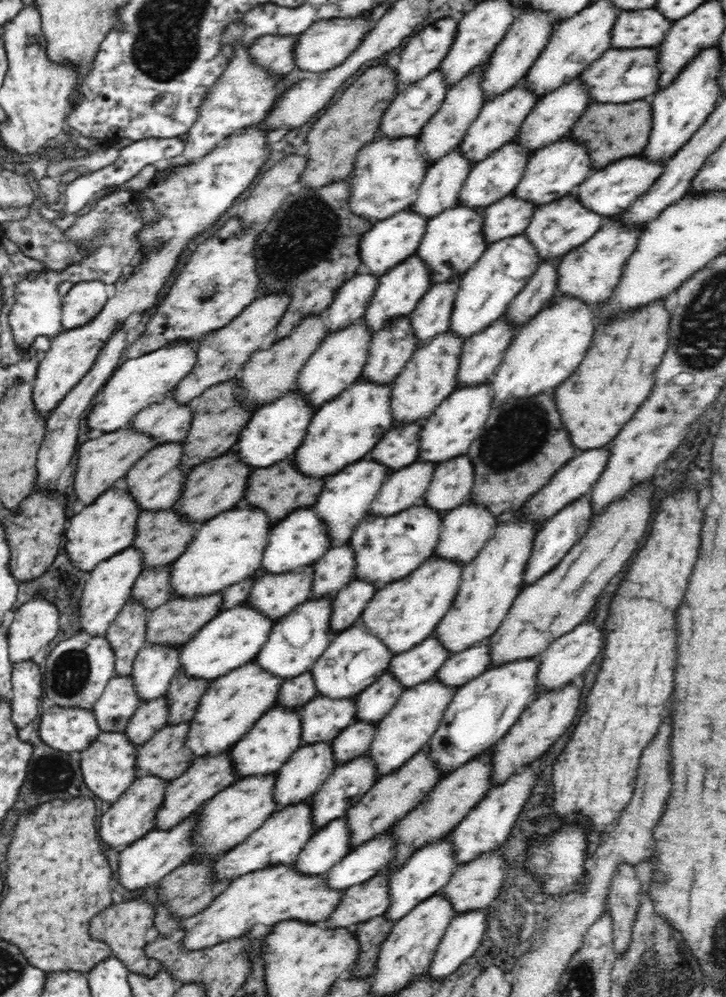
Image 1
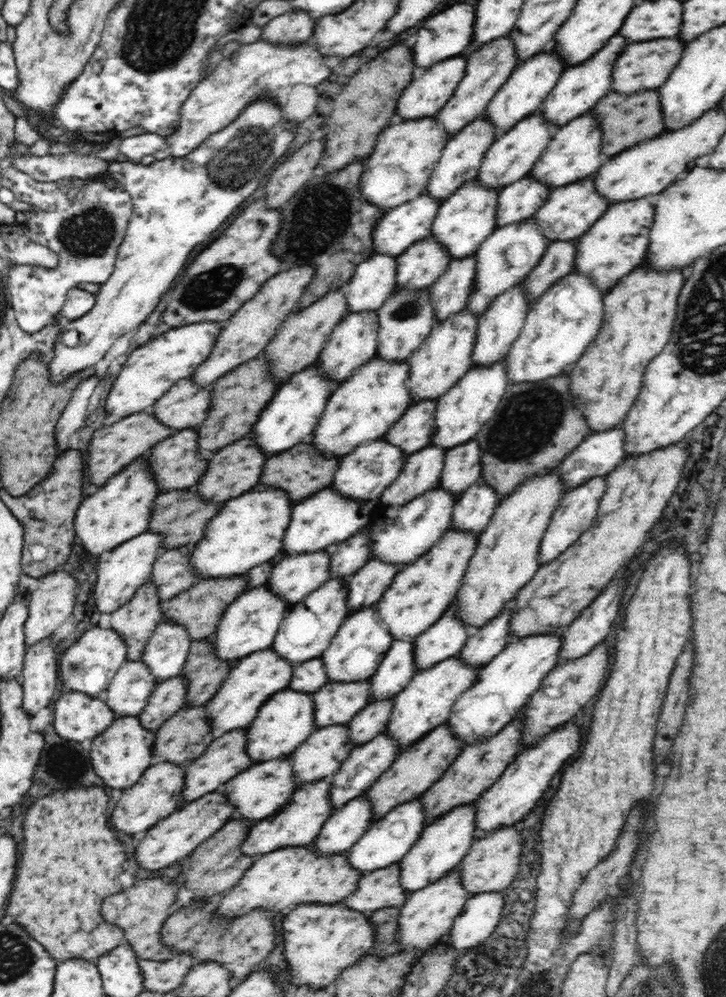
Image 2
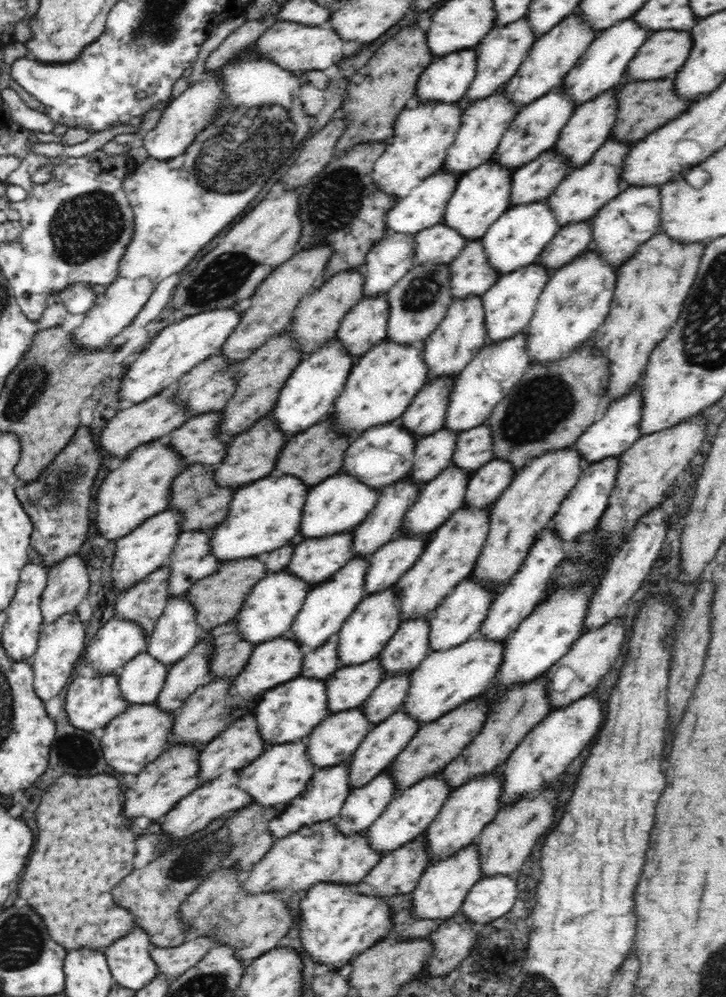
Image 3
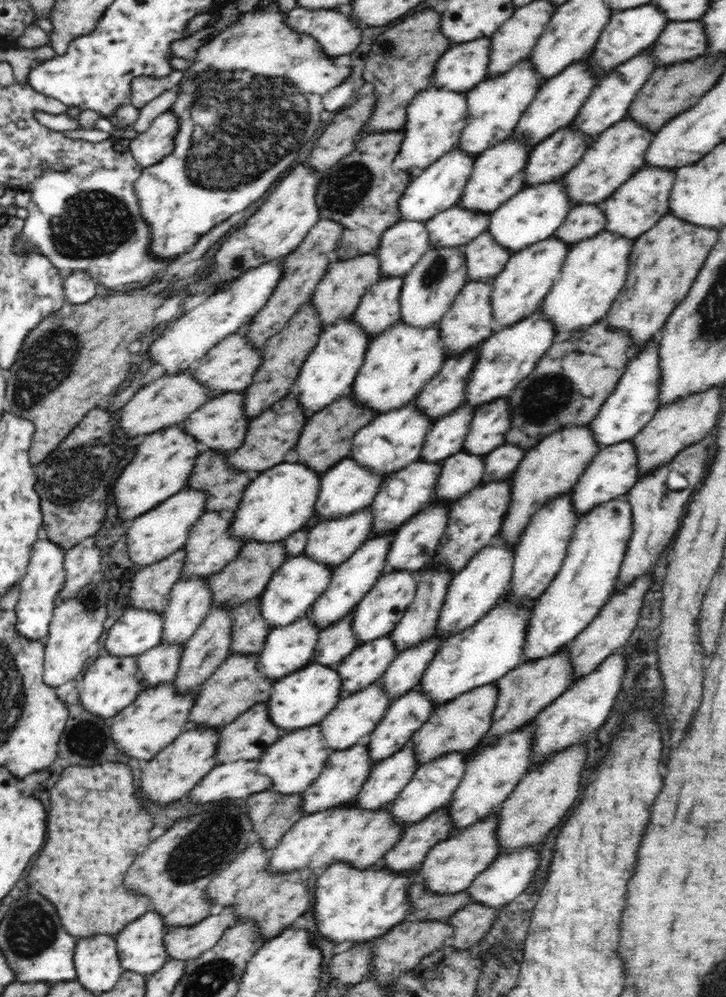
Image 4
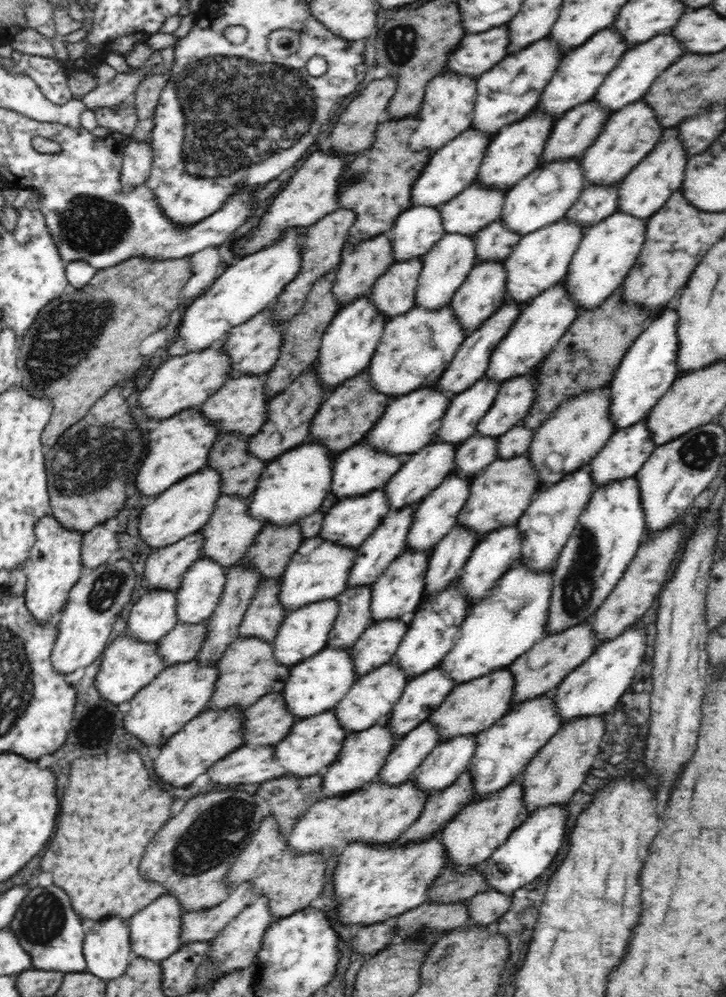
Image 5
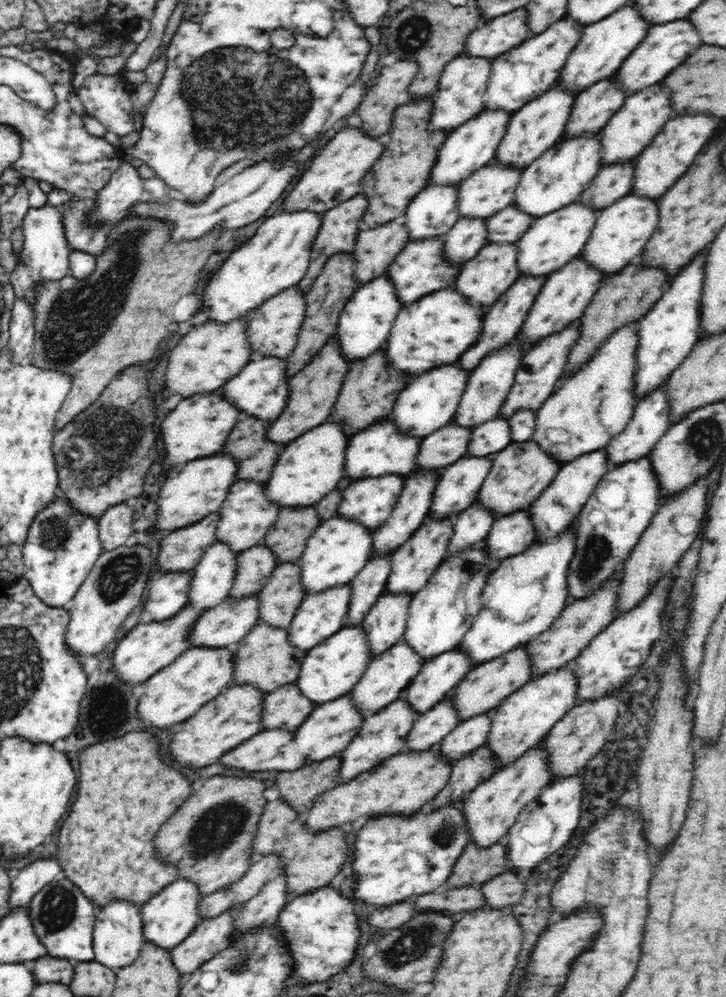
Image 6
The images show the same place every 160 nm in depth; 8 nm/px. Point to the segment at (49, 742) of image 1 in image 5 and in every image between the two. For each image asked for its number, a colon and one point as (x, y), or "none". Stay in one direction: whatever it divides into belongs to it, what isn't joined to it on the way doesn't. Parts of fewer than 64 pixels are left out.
2: (77, 716)
3: (93, 700)
4: (110, 685)
5: (127, 665)

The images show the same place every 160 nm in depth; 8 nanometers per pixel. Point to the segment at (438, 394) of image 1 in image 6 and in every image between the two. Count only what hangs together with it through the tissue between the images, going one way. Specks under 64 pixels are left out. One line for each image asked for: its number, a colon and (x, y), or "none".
2: (444, 358)
3: (459, 336)
4: (469, 321)
5: (484, 290)
6: (481, 281)

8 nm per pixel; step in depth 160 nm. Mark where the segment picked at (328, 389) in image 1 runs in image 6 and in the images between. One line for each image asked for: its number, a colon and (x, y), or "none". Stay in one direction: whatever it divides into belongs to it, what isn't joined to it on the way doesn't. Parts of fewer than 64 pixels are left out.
2: (353, 342)
3: (364, 325)
4: (379, 308)
5: (393, 293)
6: (420, 268)

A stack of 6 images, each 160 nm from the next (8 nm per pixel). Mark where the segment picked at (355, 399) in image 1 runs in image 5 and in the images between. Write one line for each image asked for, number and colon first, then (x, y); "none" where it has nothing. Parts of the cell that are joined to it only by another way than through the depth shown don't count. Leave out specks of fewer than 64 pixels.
2: (361, 409)
3: (382, 383)
4: (398, 363)
5: (416, 347)

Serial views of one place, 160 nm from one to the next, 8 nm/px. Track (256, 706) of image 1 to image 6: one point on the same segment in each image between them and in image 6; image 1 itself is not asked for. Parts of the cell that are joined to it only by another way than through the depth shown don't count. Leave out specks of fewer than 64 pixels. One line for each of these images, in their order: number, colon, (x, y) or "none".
2: (252, 680)
3: (272, 663)
4: (289, 648)
5: (304, 632)
6: (321, 615)

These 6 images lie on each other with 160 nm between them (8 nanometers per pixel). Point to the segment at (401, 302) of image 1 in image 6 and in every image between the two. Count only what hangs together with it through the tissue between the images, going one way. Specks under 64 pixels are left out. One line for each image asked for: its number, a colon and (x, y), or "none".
2: (423, 263)
3: (439, 244)
4: (457, 226)
5: (473, 209)
6: (489, 190)

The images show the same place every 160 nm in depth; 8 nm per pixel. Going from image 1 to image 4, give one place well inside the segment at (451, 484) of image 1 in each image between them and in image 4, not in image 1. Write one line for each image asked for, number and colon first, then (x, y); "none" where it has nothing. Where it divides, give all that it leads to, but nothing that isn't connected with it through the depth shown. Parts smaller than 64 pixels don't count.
2: (462, 467)
3: (474, 448)
4: (487, 430)

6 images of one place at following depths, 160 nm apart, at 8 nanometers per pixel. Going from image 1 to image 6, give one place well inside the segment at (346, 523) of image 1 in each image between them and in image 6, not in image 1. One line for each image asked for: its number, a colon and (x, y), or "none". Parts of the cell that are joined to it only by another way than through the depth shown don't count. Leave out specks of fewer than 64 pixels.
2: (363, 474)
3: (382, 455)
4: (388, 444)
5: (409, 422)
6: (428, 402)

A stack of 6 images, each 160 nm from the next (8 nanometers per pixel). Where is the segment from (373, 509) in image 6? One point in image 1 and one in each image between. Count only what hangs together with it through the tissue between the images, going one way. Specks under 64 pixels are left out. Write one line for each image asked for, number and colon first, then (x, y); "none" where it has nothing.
1: (275, 596)
2: (296, 576)
3: (314, 560)
4: (331, 542)
5: (350, 521)

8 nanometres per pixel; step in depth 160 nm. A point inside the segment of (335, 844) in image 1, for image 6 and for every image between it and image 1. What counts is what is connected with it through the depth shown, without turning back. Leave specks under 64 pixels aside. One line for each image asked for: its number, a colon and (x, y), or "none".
2: (345, 826)
3: (363, 805)
4: (388, 777)
5: (404, 760)
6: (428, 730)

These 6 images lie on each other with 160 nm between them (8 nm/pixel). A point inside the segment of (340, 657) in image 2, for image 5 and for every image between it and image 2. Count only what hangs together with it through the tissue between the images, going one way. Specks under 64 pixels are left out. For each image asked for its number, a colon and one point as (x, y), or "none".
3: (364, 634)
4: (378, 613)
5: (398, 592)

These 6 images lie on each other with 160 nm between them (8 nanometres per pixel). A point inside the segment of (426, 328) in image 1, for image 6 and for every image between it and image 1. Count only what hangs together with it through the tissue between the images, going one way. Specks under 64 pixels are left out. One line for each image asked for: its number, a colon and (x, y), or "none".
2: (449, 294)
3: (471, 273)
4: (484, 258)
5: (495, 242)
6: (509, 225)

